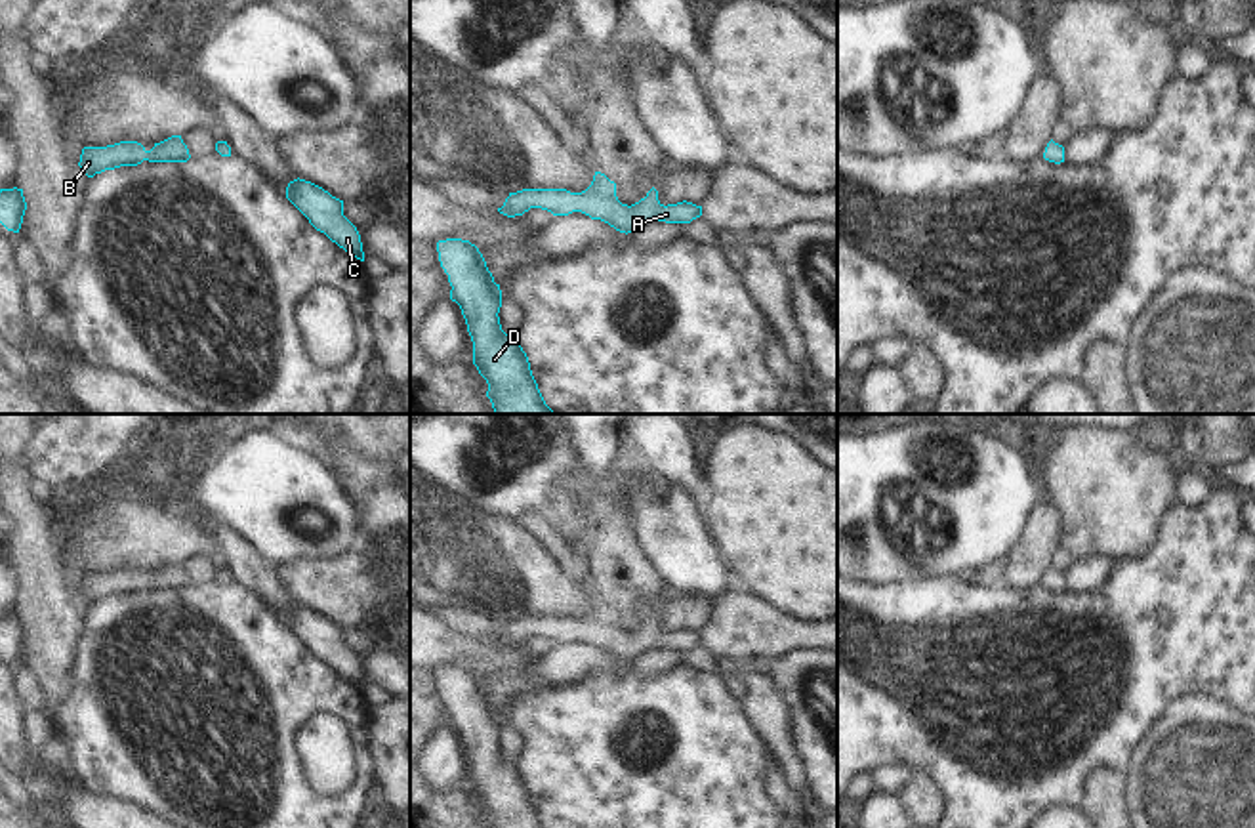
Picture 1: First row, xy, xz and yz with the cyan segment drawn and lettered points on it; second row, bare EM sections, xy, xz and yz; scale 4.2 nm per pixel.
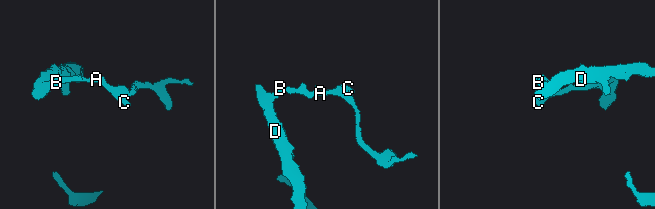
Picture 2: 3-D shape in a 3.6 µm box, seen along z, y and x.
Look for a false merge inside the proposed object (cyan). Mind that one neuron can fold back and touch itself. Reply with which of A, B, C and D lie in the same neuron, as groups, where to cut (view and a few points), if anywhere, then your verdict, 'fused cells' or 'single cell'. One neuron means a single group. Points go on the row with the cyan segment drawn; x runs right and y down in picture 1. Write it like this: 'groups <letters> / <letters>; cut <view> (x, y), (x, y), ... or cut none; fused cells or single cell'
groups A B C D; cut none; single cell

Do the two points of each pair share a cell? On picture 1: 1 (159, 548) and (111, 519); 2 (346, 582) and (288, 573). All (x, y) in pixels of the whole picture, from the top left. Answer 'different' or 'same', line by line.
1: same
2: same

